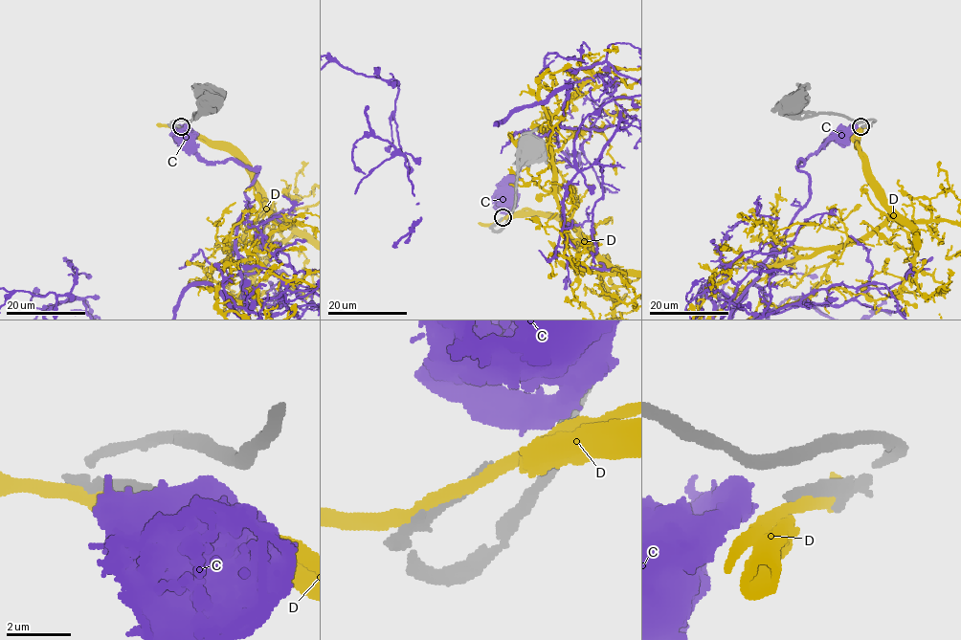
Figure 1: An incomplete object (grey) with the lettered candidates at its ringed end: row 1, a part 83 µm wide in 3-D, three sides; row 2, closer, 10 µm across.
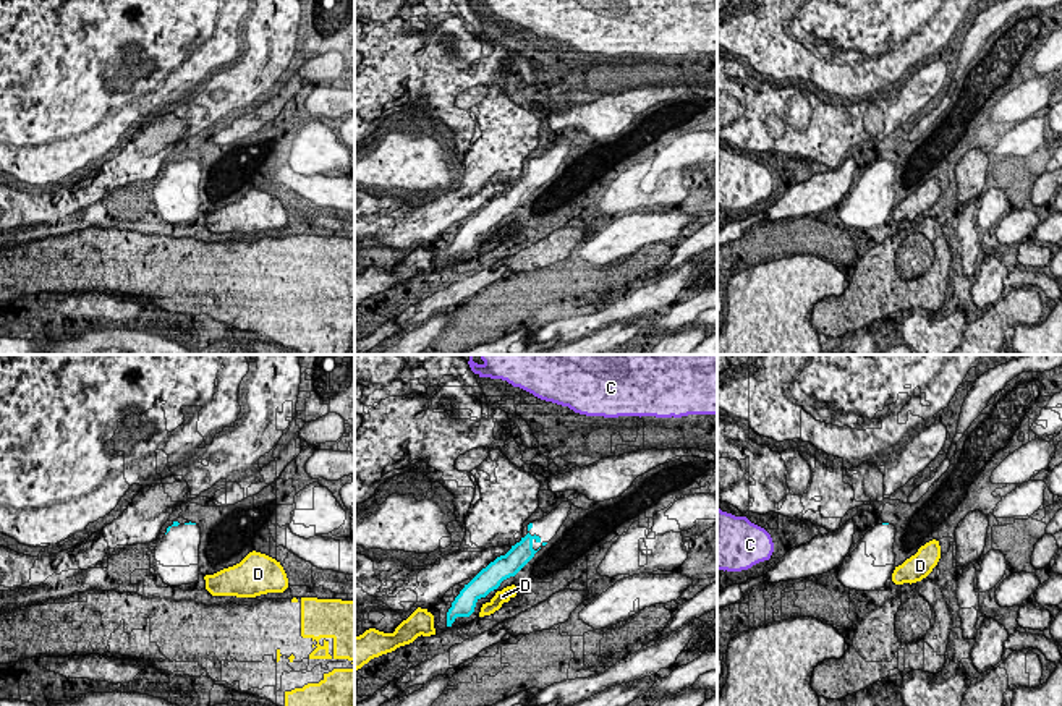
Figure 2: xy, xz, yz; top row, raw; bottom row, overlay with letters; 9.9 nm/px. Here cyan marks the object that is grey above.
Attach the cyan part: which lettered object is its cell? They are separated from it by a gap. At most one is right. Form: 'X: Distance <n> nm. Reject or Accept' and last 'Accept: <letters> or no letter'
C: Distance 1200 nm. Reject
D: Distance 40 nm. Reject
Accept: no letter

